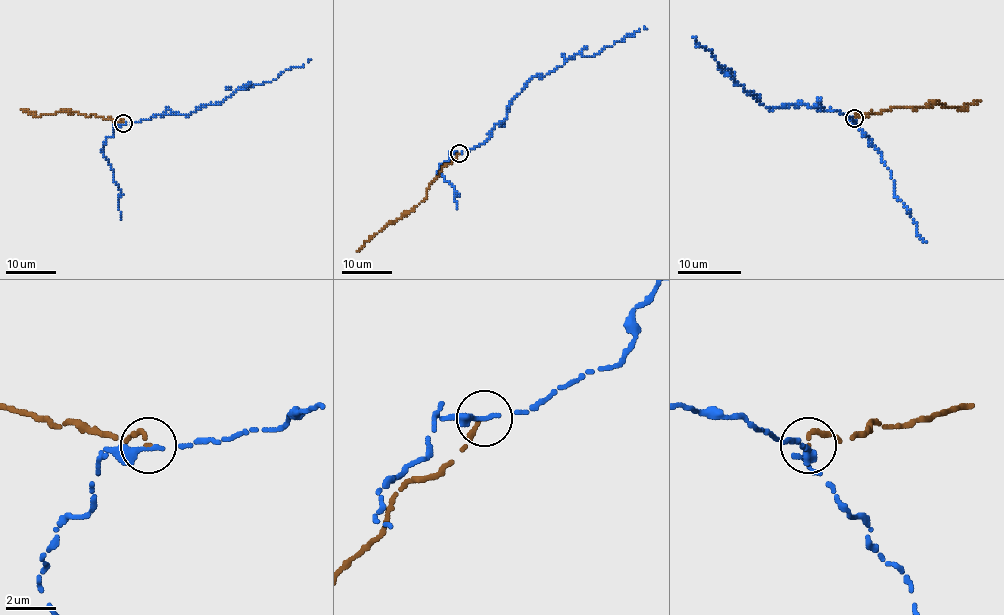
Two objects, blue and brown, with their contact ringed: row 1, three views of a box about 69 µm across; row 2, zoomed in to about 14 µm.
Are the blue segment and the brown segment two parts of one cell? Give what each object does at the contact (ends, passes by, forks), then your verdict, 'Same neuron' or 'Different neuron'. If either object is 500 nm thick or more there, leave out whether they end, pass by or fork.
At the ring blue passes by. At the ring brown ends. Different neuron

